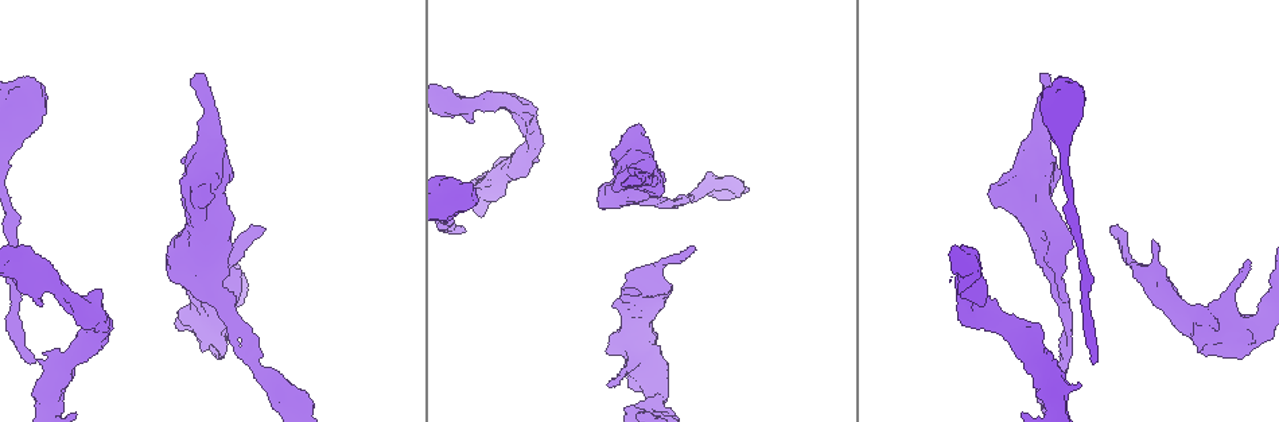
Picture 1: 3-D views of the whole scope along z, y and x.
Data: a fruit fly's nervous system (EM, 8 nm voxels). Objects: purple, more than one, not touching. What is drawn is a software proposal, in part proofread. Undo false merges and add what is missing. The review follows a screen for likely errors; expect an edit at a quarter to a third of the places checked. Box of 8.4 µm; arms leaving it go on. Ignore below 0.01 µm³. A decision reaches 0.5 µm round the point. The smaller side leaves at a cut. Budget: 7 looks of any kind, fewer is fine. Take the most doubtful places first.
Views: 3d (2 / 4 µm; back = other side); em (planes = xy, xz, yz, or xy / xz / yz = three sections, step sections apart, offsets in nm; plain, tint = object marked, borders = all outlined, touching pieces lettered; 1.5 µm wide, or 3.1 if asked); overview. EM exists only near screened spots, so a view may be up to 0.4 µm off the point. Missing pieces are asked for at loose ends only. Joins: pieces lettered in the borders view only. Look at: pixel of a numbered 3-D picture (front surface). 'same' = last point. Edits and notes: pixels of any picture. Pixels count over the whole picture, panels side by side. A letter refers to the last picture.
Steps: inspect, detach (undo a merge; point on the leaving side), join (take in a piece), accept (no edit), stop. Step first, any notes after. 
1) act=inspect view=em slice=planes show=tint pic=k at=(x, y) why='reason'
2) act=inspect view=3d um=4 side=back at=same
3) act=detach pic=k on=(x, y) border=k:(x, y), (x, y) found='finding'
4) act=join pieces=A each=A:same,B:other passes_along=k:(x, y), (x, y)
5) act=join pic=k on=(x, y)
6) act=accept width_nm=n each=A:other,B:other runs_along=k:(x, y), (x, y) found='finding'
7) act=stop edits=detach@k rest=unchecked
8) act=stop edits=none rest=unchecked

act=inspect view=3d um=2 pic=1 at=(262, 230) why='tapers out'

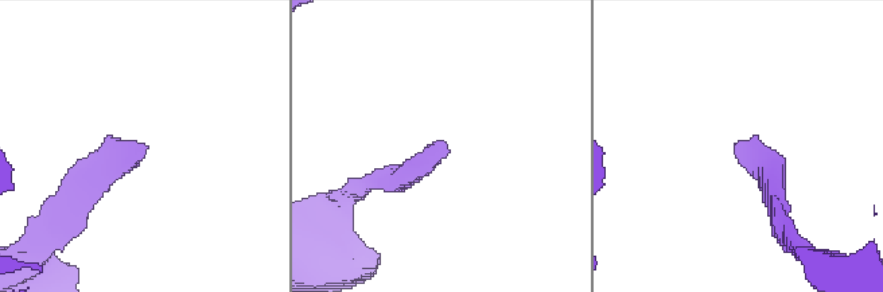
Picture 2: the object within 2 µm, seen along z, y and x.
act=inspect view=em slice=planes show=tint pic=2 at=(141, 148)

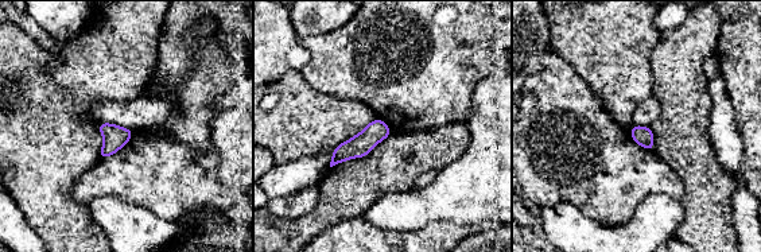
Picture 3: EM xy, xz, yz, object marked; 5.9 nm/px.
act=inspect view=em slice=planes show=borders at=same why='see the neighbours'

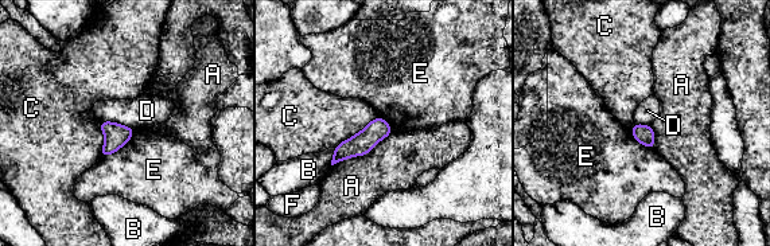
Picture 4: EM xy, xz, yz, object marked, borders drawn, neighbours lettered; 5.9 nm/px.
act=accept width_nm=110 each=A:other,B:other,C:other,D:other,E:other,F:other runs_along=4:(387, 128), (335, 159) found='no lettered piece goes on from it'

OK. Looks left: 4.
act=inspect view=3d um=2 side=back pic=1 at=(35, 362)

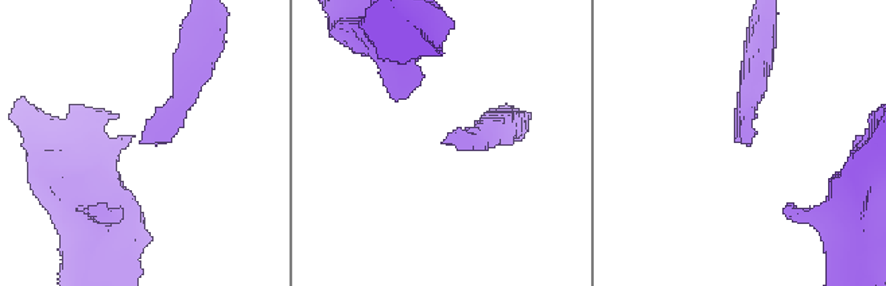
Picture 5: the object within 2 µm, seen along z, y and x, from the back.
act=inspect view=em slice=planes show=borders pic=5 at=(143, 141)

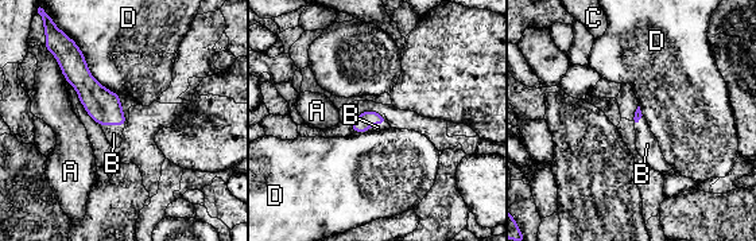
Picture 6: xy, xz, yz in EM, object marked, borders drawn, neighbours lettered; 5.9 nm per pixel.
act=join pieces=B each=A:other,B:same,C:other,D:other passes_along=6:(104, 107), (113, 124), (113, 133) found='it goes on there'

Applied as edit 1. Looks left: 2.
act=inspect view=em slice=planes show=borders pic=1 at=(472, 122)

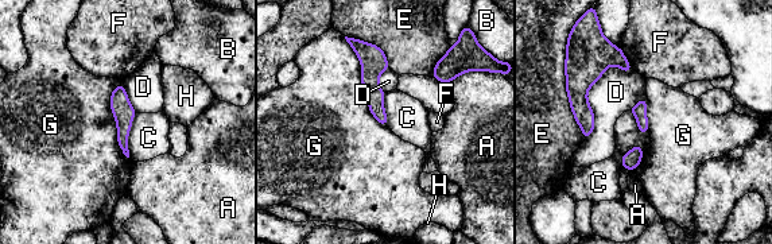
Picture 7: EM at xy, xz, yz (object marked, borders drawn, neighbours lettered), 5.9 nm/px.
act=accept longest_contact=G:600nm each=A:other,B:other,C:other,D:other,E:other,F:other,G:other,H:other border=7:(344, 38), (386, 126) found='no lettered piece goes on from it'

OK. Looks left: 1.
act=stop edits=join@6 rest=unchecked

